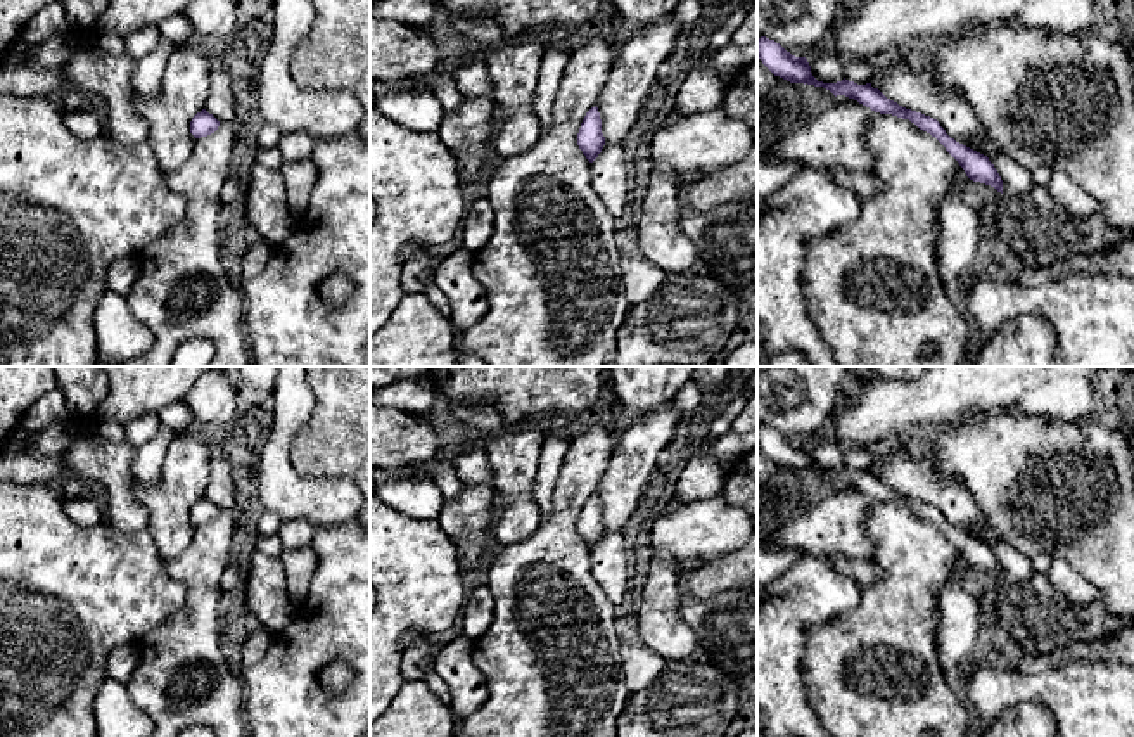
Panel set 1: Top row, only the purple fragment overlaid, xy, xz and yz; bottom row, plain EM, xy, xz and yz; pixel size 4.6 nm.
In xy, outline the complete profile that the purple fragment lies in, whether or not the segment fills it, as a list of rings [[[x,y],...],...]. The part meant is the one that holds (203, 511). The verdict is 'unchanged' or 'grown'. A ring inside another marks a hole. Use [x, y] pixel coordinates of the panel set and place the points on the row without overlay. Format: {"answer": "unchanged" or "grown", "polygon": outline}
{"answer": "unchanged", "polygon": [[[202,497],[192,505],[190,521],[195,526],[201,526],[214,521],[218,514],[220,514],[220,509],[213,502],[209,502],[206,497]]]}

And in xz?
{"answer": "unchanged", "polygon": [[[591,495],[579,516],[577,533],[589,550],[593,550],[605,533],[598,495]]]}

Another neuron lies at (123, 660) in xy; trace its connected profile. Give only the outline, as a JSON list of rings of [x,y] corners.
[[[126,644],[126,645],[116,647],[109,654],[107,676],[126,685],[135,666],[138,664],[138,657],[140,657],[140,652],[137,644]]]

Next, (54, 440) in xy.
[[[76,419],[55,422],[43,431],[33,433],[26,452],[36,457],[64,453],[78,436],[80,429],[81,426]]]

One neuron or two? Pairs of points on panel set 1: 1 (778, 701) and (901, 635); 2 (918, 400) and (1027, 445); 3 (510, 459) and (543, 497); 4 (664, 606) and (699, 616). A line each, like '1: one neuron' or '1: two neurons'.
1: two neurons
2: two neurons
3: two neurons
4: two neurons

